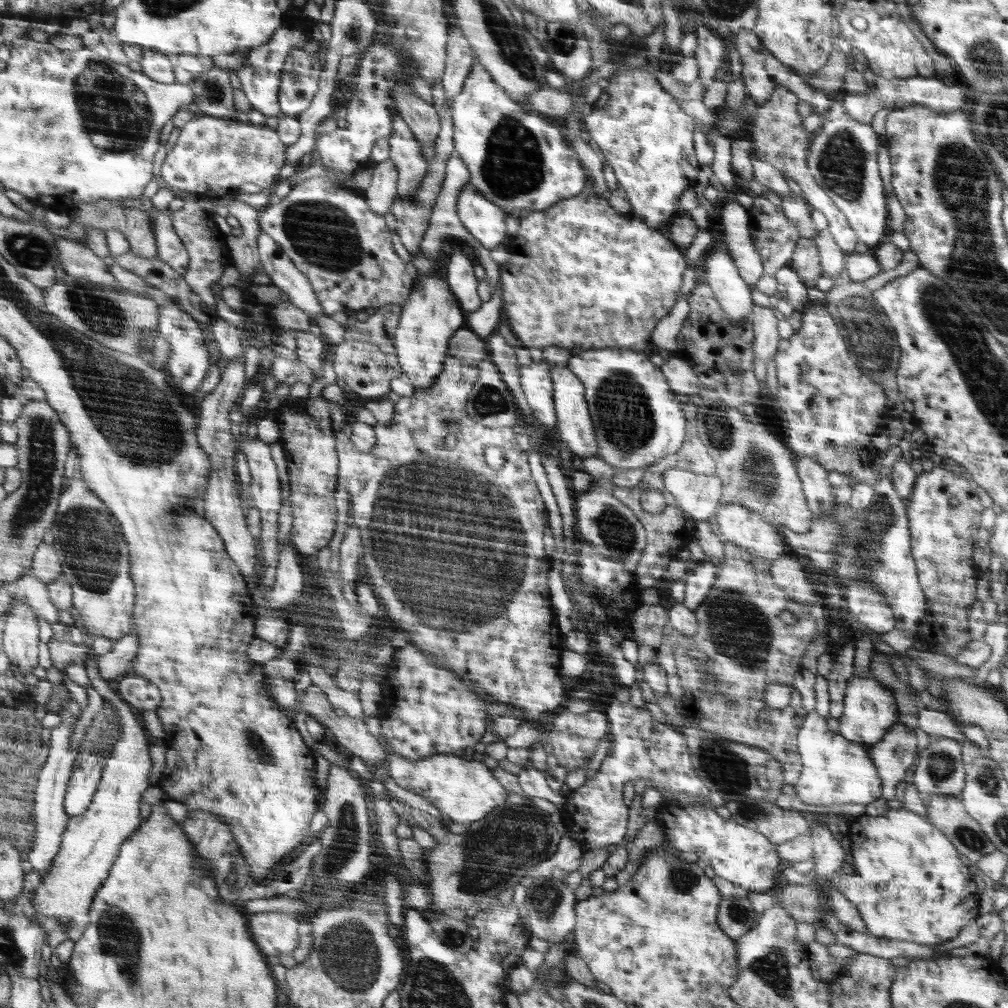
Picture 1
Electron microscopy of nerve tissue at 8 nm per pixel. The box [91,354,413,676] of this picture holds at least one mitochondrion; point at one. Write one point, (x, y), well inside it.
(176, 513)

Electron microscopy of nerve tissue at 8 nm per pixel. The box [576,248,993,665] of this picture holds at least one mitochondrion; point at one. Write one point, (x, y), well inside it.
(628, 422)

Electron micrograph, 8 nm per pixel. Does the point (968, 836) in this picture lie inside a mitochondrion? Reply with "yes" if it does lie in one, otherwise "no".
yes

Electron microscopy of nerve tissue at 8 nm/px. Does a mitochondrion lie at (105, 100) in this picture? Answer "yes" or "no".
yes

